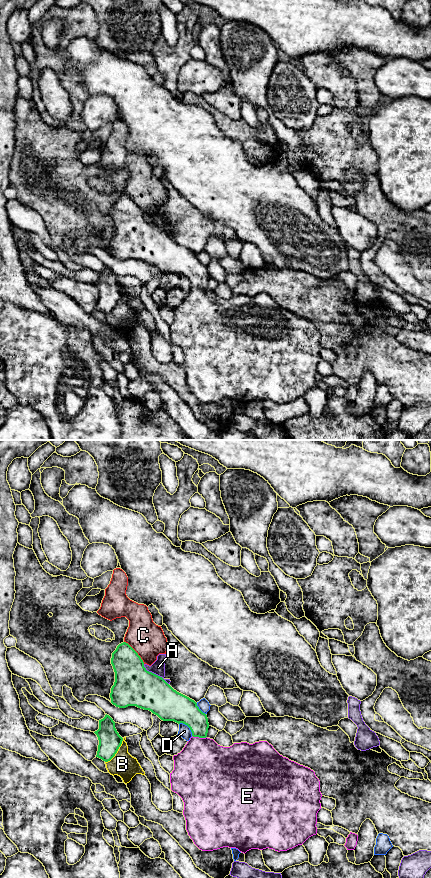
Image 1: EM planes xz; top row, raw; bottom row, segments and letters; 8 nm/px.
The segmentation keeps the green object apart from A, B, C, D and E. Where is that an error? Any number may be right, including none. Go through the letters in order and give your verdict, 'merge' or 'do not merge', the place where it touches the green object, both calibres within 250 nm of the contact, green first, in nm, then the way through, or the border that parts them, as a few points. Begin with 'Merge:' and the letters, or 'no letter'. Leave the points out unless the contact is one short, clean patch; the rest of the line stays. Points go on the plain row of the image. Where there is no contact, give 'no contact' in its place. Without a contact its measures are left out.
Merge: E
A: do not merge; contact xz (155, 226); calibres 320 and 110 nm
B: do not merge; contact xz (117, 302); calibres 180 and 190 nm
C: do not merge; contact xz (136, 204); calibres 300 and 280 nm
D: do not merge; contact xz (188, 278); calibres 260 and 100 nm
E: merge; contact xz (199, 289); calibres 220 and 440 nm

